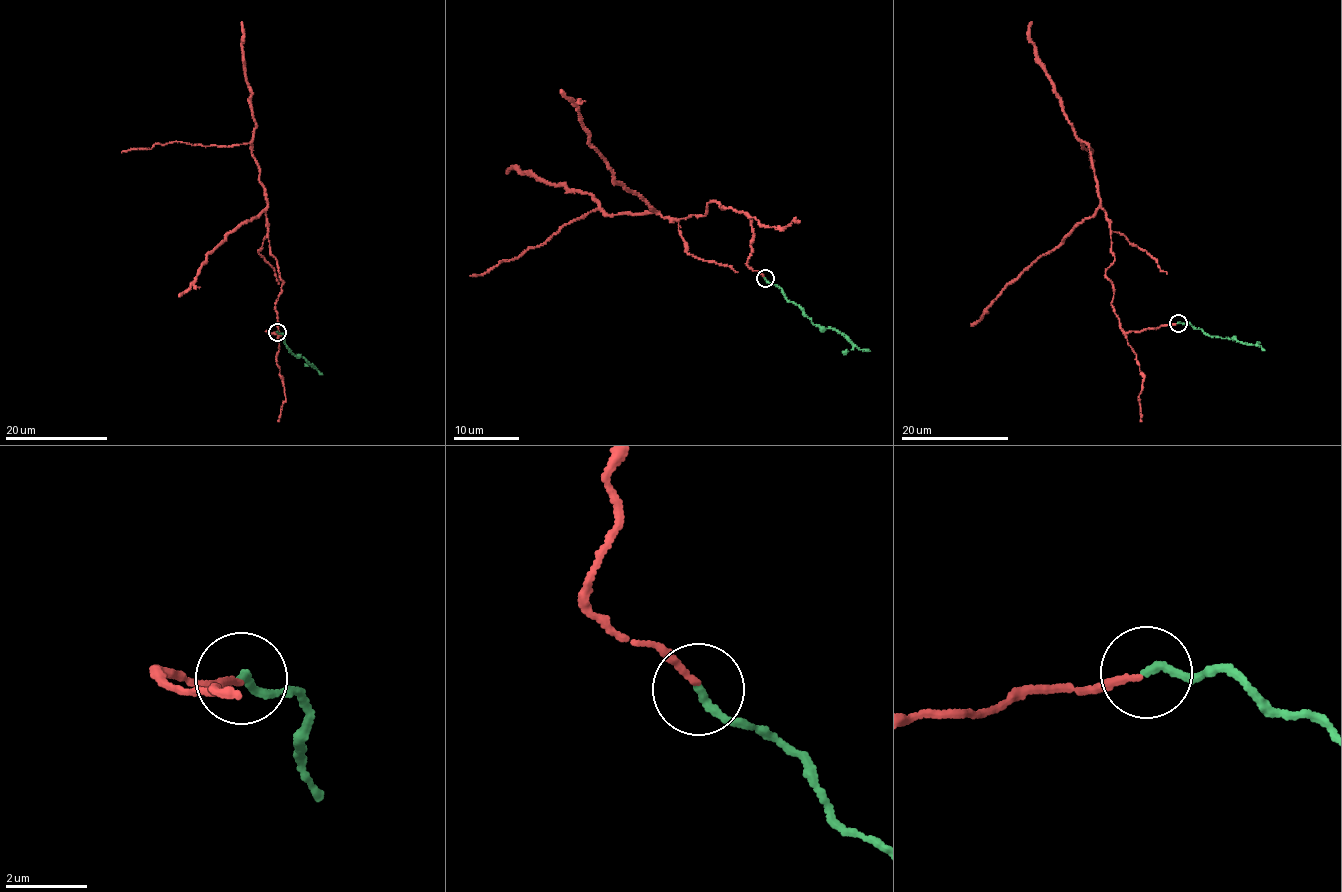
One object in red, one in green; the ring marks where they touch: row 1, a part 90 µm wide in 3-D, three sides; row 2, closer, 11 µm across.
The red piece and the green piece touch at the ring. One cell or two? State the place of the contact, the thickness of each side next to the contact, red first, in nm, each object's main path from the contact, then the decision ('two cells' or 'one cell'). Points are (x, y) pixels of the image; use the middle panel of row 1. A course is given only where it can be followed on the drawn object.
at (765, 278); 160 nm thick on the red side, 190 nm on the other; red runs (765, 278), (746, 263), (749, 217), (714, 201), (704, 215), (673, 221), (593, 209), (470, 275); green runs (765, 278), (801, 308), (814, 324), (832, 328), (856, 346), (870, 351); one cell

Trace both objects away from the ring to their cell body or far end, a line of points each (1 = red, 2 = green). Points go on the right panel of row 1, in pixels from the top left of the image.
1: (1178, 323), (1121, 327), (1106, 277), (1114, 261), (1110, 221), (1089, 146), (1080, 142), (1091, 149), (1090, 168)
2: (1178, 323), (1186, 322), (1211, 336), (1257, 344), (1265, 350)

